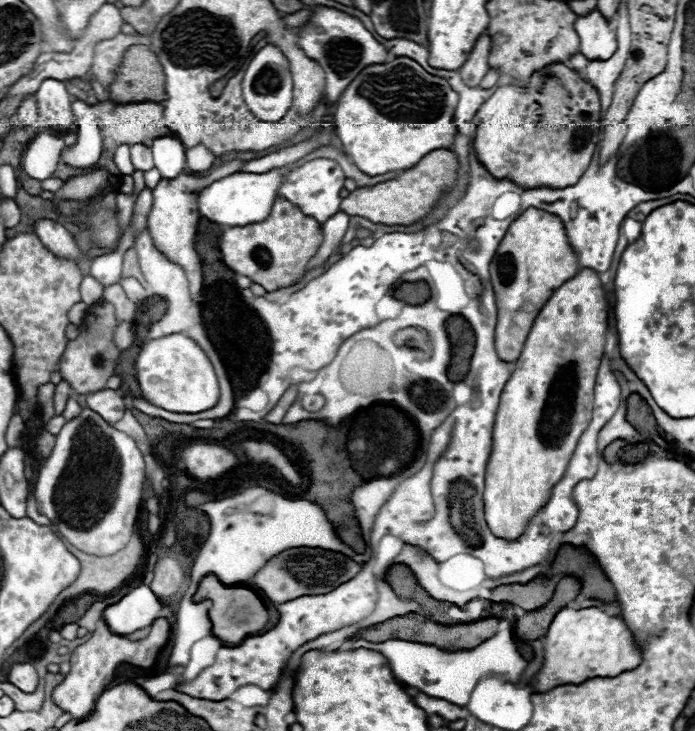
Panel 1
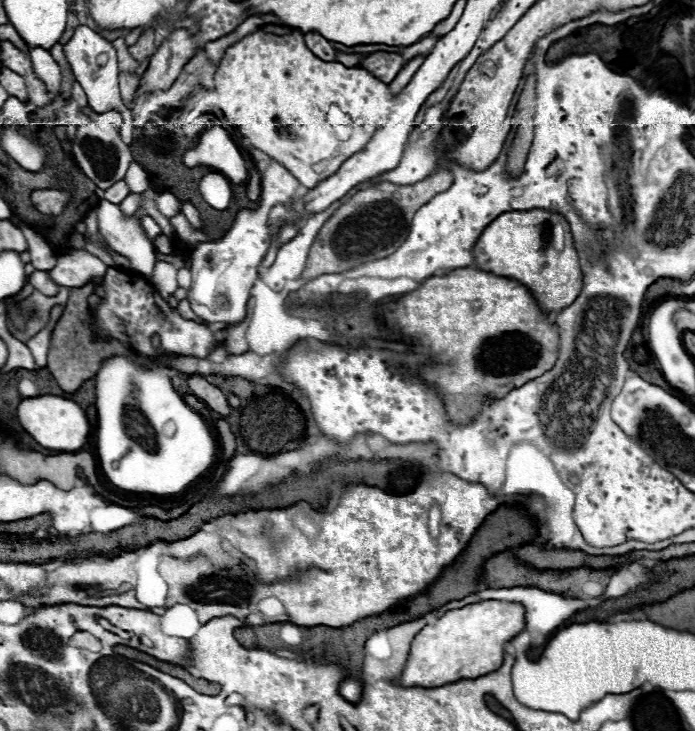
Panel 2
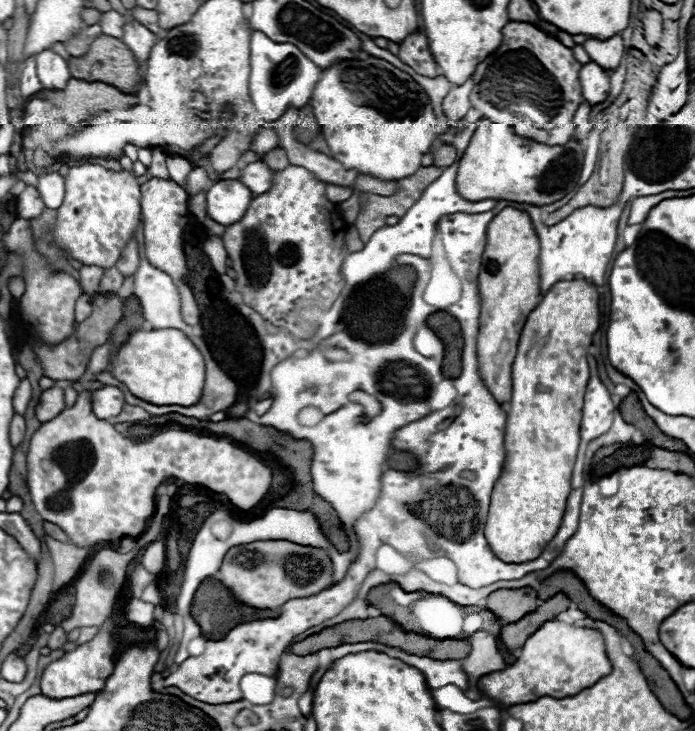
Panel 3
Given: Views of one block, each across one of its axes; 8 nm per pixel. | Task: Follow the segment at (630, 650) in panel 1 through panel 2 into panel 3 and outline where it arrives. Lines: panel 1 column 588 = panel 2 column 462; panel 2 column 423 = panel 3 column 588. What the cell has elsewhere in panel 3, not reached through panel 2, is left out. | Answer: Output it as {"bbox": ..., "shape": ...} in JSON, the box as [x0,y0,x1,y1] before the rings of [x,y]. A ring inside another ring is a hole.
{"bbox":[478,620,612,708],"shape":[[[548,620],[524,642],[524,646],[520,648],[520,656],[512,666],[482,676],[478,688],[486,698],[508,708],[516,704],[534,702],[542,696],[574,696],[580,690],[596,684],[606,674],[610,674],[610,670],[612,666],[606,658],[604,640],[600,632]]]}

